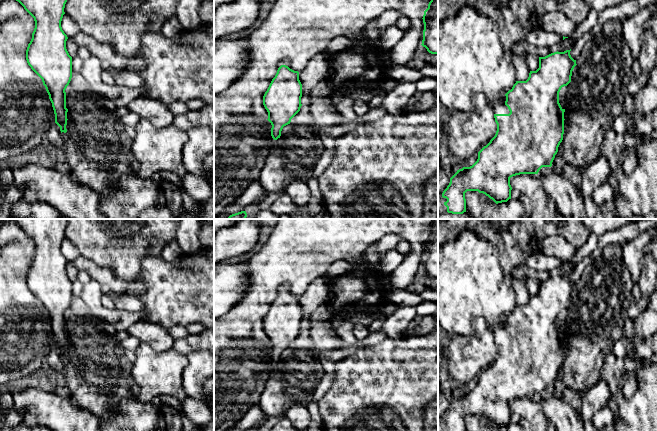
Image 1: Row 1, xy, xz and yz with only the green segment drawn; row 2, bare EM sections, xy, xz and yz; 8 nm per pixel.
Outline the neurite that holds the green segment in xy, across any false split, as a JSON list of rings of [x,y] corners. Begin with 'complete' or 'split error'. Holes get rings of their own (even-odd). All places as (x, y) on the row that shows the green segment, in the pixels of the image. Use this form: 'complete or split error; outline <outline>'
complete; outline [[[16,0],[34,18],[35,28],[26,60],[42,79],[61,133],[67,132],[66,88],[72,78],[72,57],[66,49],[67,35],[61,27],[67,0]]]

